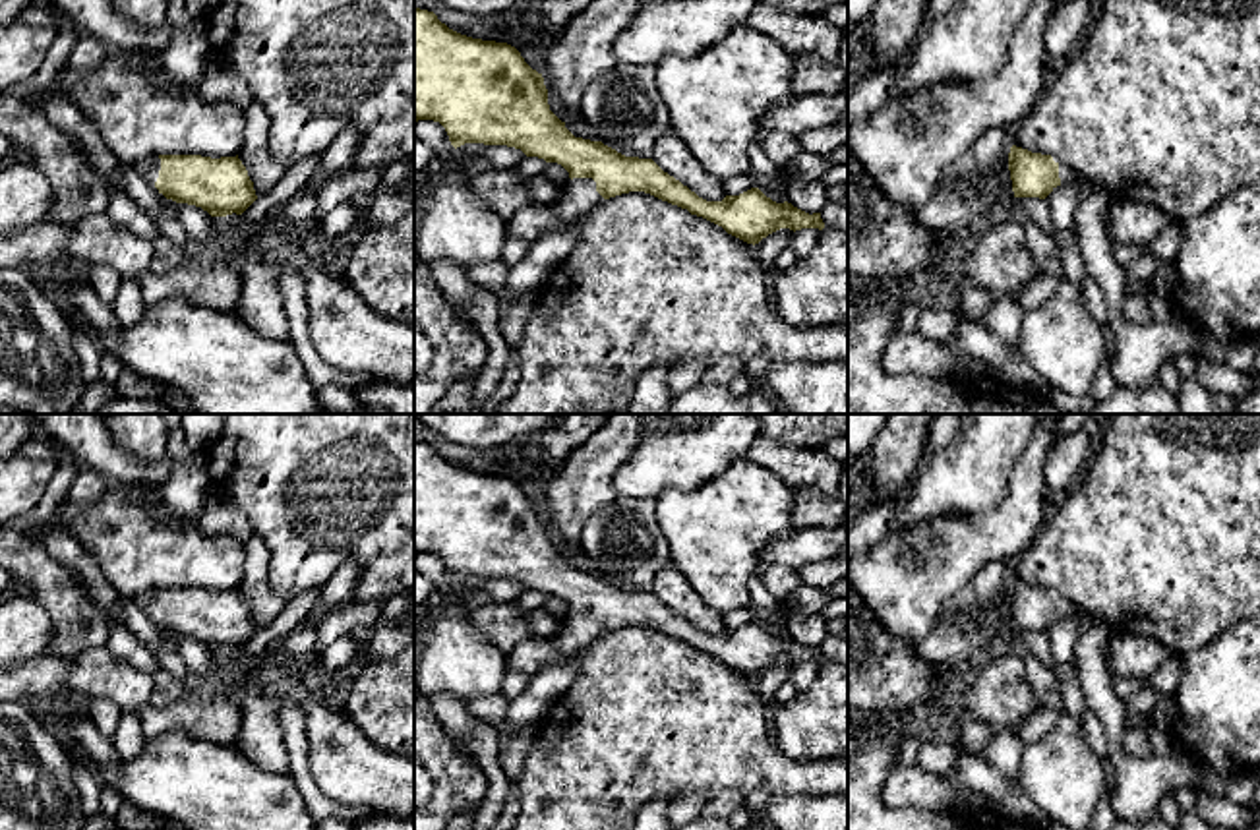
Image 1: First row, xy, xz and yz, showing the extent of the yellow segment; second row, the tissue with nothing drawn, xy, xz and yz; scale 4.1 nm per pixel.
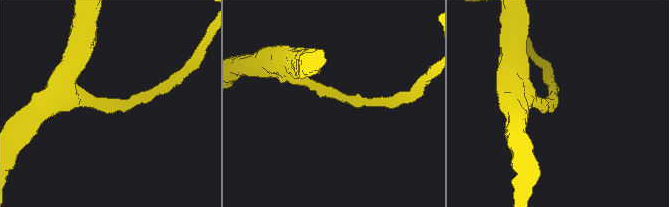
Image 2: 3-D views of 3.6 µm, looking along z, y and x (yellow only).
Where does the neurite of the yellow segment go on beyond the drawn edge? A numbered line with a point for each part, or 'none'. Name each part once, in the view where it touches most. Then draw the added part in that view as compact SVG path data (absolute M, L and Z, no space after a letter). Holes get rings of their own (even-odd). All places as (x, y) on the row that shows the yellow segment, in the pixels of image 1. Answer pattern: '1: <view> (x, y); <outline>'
1: xz (583, 196); M573 178L569 182L569 193L555 207L555 215L563 224L573 222L602 199L592 178Z

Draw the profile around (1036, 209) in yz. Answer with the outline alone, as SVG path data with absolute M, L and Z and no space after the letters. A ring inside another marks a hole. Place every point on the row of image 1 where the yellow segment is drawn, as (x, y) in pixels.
M1016 197L1014 203L1020 217L1030 219L1035 226L1039 226L1045 234L1053 234L1055 226L1049 219L1047 201L1039 197Z

